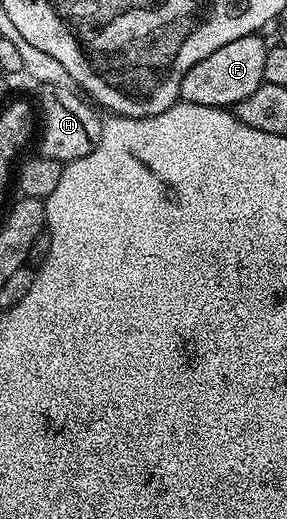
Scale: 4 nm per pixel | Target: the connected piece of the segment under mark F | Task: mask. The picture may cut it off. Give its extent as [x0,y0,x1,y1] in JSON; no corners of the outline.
[180,33,268,109]

